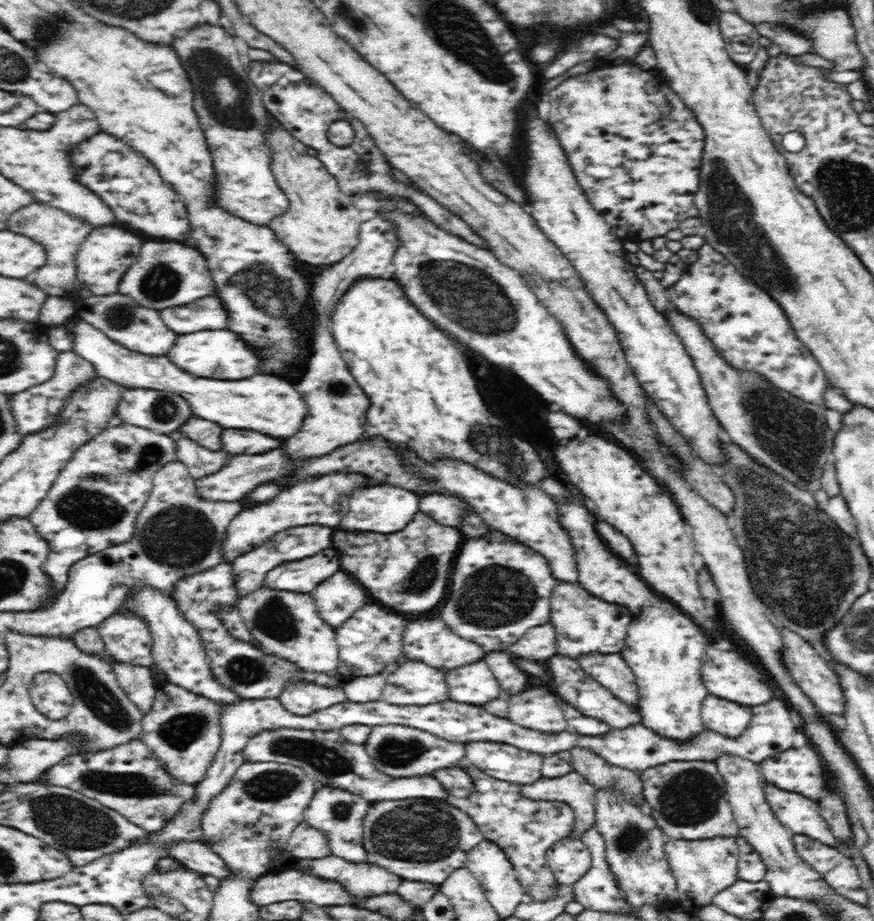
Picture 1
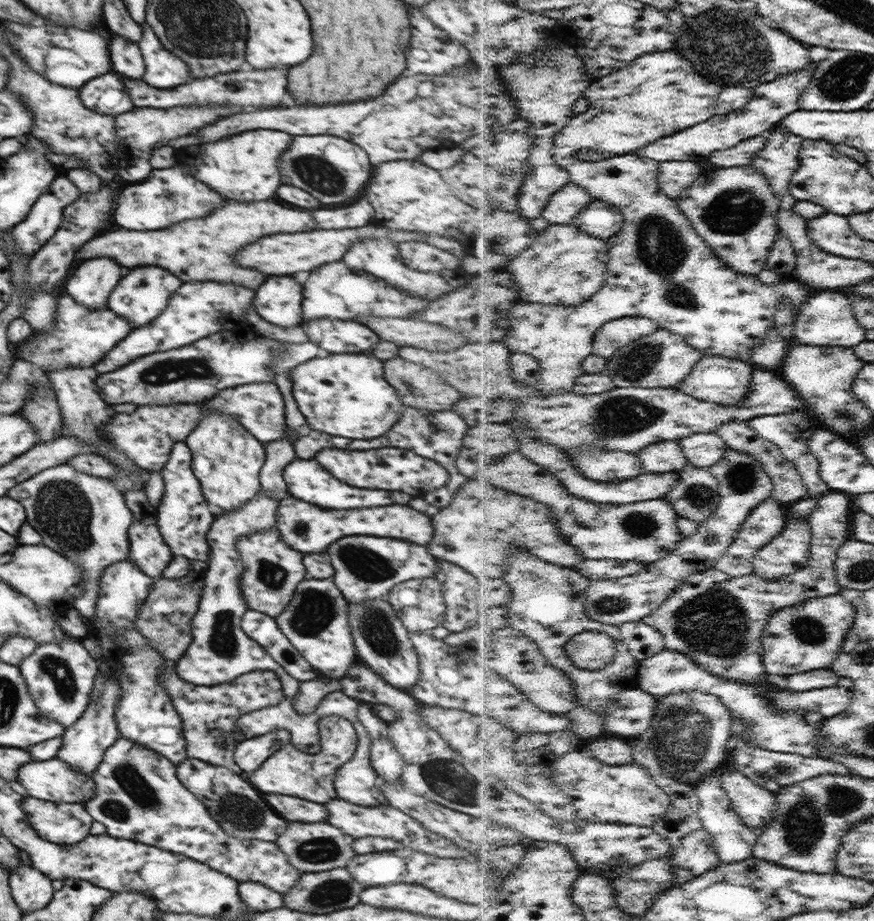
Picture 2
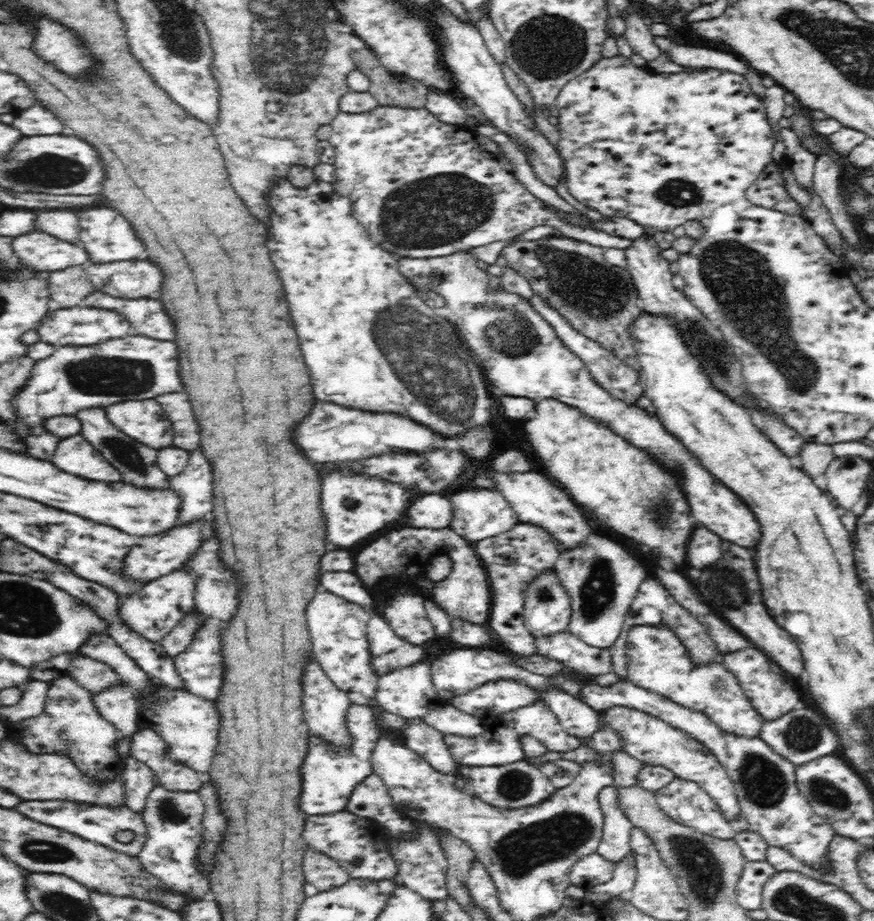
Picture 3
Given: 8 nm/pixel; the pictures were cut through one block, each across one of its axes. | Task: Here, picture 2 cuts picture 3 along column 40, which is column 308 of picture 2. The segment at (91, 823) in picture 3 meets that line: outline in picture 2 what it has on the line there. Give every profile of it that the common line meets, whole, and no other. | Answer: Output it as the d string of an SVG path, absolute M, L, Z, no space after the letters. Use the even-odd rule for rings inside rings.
M266 796L266 802L286 820L292 822L326 822L328 810L324 804L306 802L290 796Z

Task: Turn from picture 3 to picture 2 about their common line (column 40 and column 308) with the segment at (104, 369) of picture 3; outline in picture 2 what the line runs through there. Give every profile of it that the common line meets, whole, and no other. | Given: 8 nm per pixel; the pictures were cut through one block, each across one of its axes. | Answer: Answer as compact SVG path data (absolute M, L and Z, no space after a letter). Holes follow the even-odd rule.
M330 354L326 358L314 358L306 360L304 364L298 364L289 373L292 377L292 394L300 412L306 418L306 424L311 430L332 434L332 436L344 436L344 438L356 438L356 440L368 440L383 436L394 426L394 422L401 418L404 404L398 400L396 390L384 380L384 364L376 360L374 356L366 354Z

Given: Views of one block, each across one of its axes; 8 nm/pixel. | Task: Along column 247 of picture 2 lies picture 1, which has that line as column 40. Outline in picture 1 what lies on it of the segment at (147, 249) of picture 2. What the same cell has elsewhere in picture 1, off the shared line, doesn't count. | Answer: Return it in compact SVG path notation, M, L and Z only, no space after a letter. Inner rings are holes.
M32 202L30 206L22 208L20 212L14 212L12 218L8 220L8 230L24 234L32 240L38 240L44 250L46 250L46 264L36 270L32 276L32 282L36 282L48 296L61 297L62 294L74 290L76 282L76 254L78 254L78 246L88 238L88 234L92 232L92 226L80 218L72 218L68 214L64 214L62 210L56 210L48 204L40 204L40 202Z

